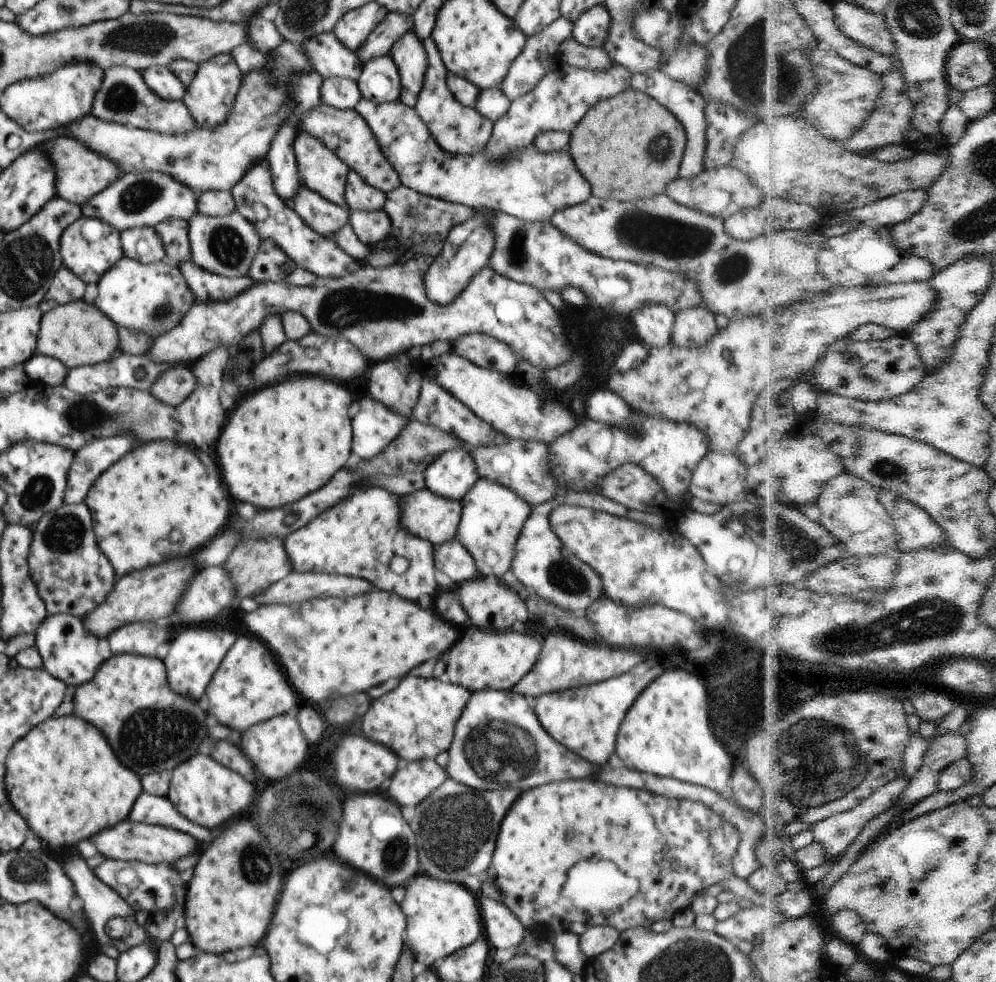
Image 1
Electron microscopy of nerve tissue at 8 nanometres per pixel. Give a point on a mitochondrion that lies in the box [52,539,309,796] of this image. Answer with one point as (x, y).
(153, 735)

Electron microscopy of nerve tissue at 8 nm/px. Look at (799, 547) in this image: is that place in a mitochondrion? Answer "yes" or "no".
yes

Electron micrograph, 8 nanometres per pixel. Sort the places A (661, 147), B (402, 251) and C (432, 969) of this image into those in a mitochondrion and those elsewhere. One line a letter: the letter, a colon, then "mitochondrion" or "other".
A: mitochondrion
B: other
C: other

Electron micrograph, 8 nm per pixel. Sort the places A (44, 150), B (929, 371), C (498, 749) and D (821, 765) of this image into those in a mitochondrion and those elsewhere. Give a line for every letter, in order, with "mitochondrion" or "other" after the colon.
A: other
B: other
C: mitochondrion
D: mitochondrion

